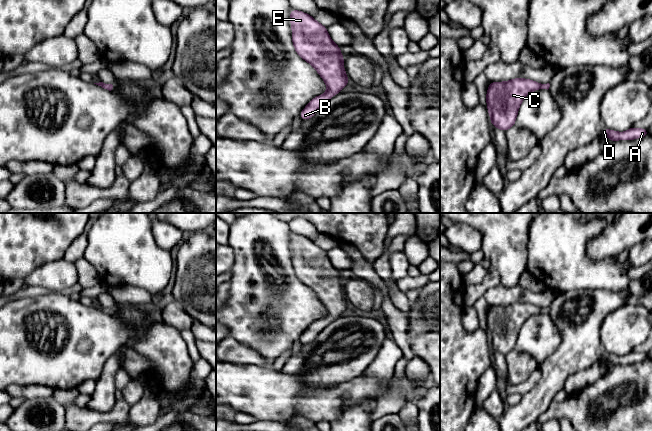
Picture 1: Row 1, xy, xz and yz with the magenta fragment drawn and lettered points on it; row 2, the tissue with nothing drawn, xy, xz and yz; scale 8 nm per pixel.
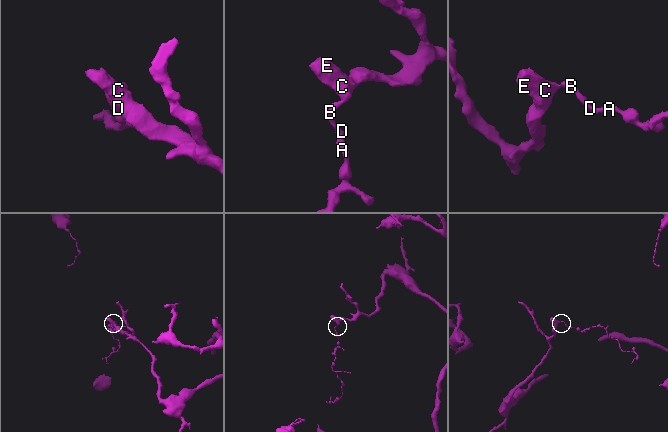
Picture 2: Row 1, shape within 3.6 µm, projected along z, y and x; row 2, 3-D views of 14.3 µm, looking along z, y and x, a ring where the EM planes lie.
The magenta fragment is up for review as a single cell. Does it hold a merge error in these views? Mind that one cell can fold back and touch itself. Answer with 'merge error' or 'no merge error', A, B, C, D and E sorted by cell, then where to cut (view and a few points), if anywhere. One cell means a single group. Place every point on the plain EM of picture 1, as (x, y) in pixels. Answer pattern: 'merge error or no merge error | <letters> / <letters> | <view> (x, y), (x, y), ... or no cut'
no merge error | A B C D E | no cut

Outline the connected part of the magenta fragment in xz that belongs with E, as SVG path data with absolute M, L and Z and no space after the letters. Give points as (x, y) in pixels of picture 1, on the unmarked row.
M291 233L292 265L296 277L311 288L325 305L328 315L314 321L301 335L302 345L310 343L318 333L350 306L343 290L340 271L330 262L327 252L307 237Z

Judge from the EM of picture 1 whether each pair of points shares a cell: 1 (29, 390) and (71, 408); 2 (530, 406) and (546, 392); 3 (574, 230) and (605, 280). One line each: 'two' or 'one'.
1: two
2: one
3: one

